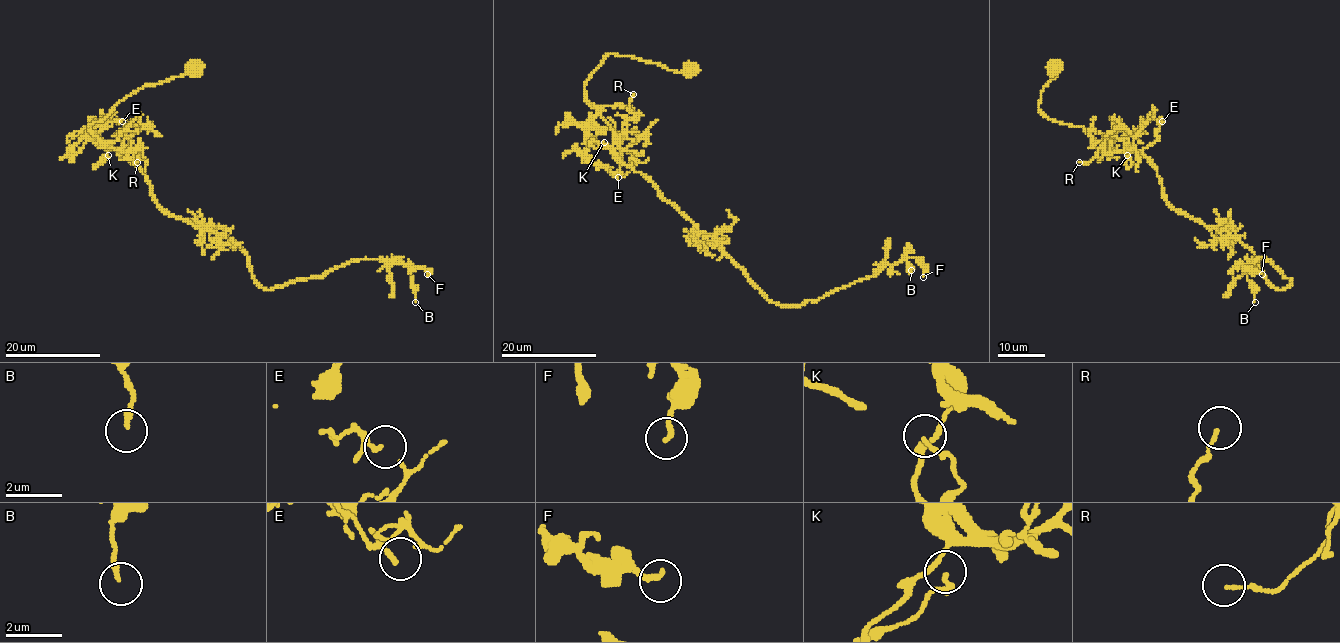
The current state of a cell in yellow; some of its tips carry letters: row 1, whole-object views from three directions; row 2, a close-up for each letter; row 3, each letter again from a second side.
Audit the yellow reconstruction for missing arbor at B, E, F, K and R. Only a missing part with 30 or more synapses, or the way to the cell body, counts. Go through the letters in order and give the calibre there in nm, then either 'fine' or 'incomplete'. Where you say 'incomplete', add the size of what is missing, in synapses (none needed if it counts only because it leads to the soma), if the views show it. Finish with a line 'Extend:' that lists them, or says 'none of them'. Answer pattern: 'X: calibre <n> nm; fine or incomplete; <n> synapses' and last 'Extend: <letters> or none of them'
B: calibre 180 nm; fine
E: calibre 100 nm; fine
F: calibre 200 nm; fine
K: calibre 100 nm; fine
R: calibre 100 nm; fine
Extend: none of them

